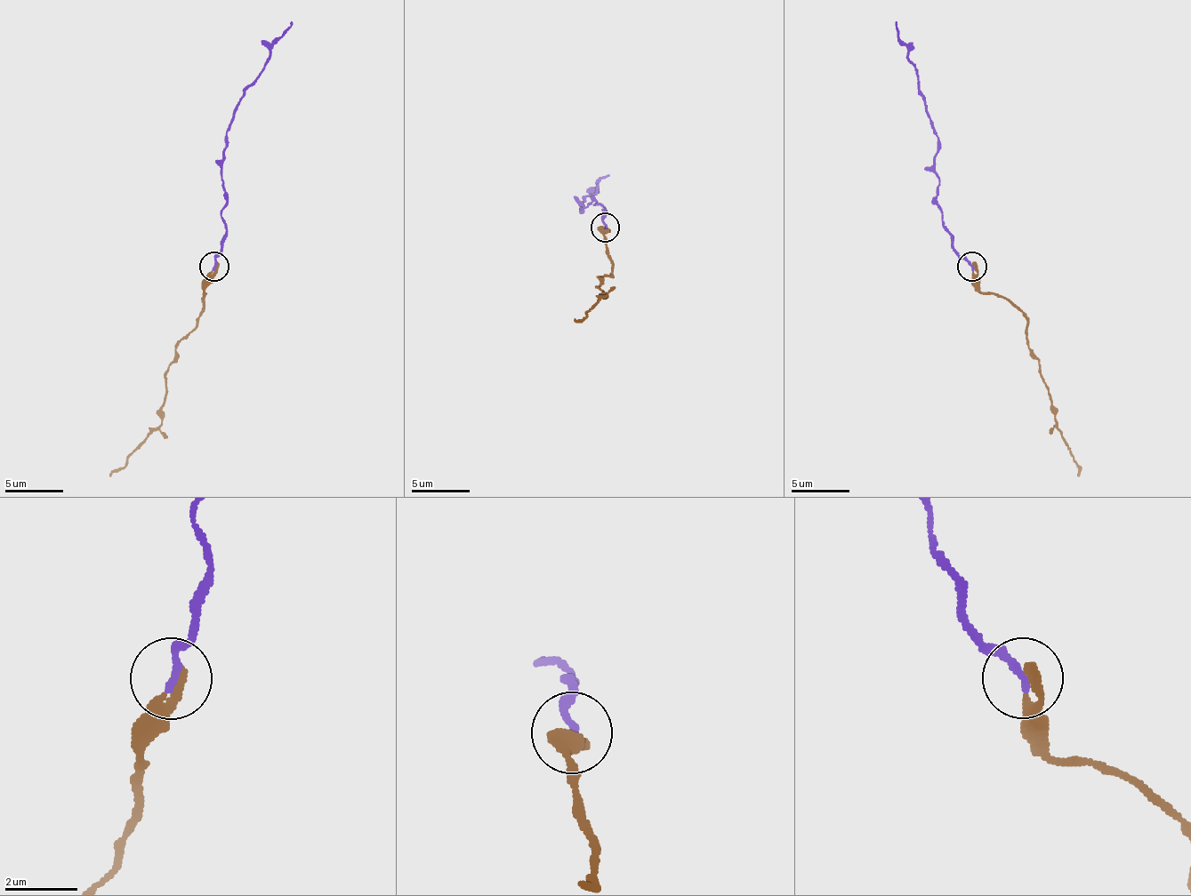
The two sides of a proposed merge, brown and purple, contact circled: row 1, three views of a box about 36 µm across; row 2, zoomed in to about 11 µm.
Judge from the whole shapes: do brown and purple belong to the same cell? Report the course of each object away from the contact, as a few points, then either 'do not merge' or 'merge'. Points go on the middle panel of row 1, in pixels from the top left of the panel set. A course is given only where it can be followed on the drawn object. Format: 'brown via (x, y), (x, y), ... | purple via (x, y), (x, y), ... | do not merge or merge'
brown via (607, 228), (604, 233), (613, 274), (600, 276), (596, 287), (607, 295), (575, 320) | purple via (604, 228), (606, 211), (592, 204), (597, 200), (579, 212), (583, 200), (597, 190), (594, 185), (610, 175) | merge

